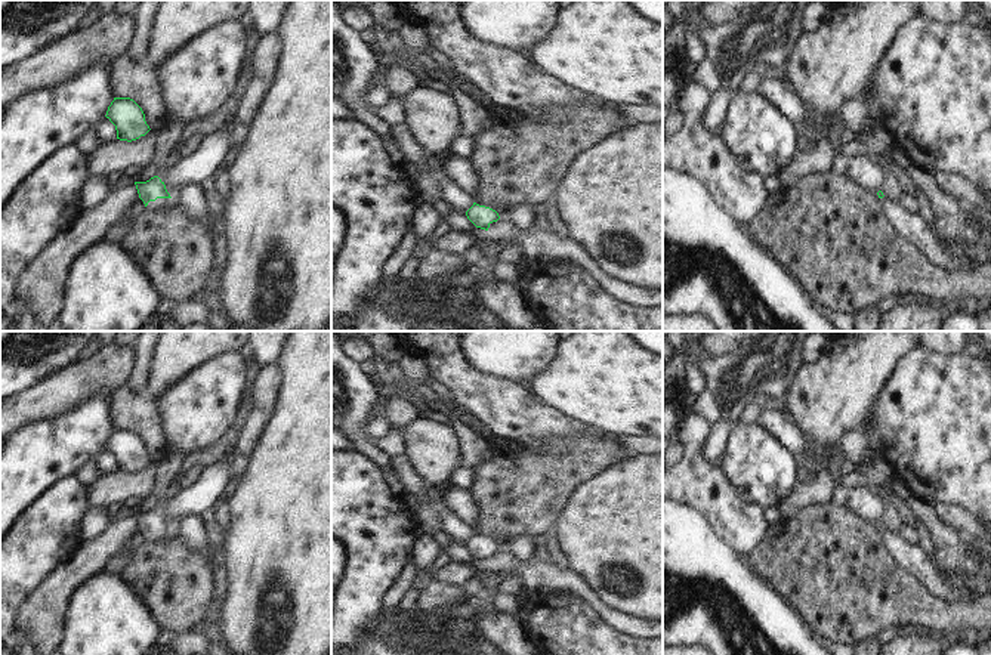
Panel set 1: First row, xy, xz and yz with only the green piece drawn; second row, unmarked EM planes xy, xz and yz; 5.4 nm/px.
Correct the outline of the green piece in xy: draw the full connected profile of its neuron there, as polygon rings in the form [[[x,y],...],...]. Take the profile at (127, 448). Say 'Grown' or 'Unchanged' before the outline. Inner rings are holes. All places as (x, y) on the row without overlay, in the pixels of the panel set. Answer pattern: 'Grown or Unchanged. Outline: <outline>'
Unchanged. Outline: [[[114,429],[105,447],[117,461],[117,470],[136,472],[151,460],[142,439],[130,429]]]

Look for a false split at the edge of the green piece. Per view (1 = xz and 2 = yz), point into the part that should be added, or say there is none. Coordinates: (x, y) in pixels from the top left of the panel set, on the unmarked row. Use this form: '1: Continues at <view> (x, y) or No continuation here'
1: No continuation here
2: No continuation here

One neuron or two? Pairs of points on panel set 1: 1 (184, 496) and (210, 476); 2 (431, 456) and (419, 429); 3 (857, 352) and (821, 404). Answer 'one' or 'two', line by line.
1: one
2: one
3: one

